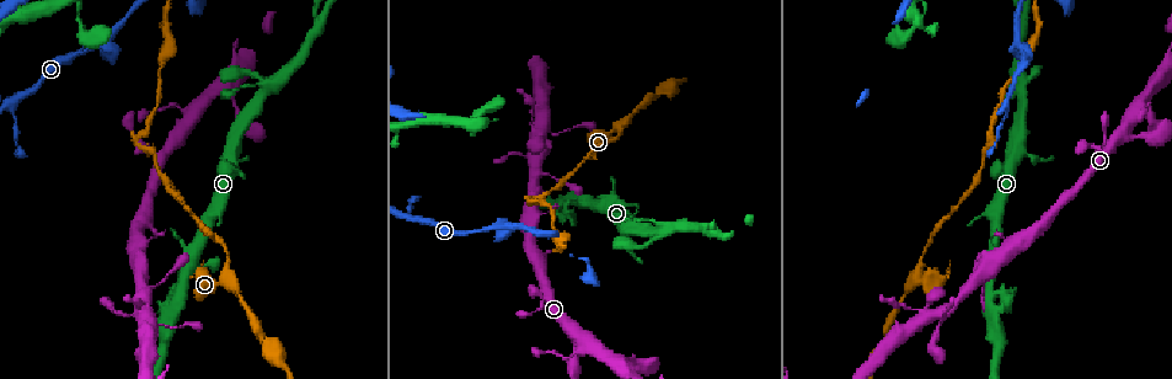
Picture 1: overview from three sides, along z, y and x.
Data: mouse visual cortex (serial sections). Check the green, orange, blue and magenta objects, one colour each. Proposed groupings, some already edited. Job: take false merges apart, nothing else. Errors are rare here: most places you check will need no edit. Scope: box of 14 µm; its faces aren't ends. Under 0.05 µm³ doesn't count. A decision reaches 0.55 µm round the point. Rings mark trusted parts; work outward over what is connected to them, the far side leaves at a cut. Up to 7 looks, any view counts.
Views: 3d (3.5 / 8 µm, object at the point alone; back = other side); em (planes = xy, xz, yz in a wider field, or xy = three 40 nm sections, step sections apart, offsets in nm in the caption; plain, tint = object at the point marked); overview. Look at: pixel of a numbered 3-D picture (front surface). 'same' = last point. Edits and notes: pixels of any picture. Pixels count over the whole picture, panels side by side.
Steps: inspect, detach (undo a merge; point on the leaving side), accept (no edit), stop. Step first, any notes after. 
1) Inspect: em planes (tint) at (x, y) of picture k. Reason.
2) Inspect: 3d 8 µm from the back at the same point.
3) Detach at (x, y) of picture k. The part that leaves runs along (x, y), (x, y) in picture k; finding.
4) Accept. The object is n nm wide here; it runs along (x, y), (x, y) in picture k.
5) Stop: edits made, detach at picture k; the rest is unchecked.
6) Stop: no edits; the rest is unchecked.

Inspect: 3d 3.5 µm at (1019, 152) of picture 1.

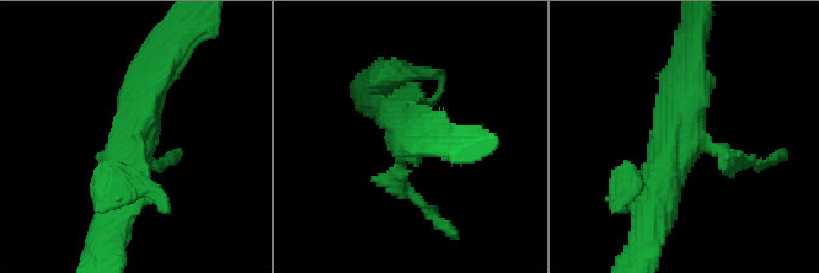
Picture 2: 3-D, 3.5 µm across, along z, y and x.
Inspect: em xy step 3 (tint) at (681, 133) of picture 2.

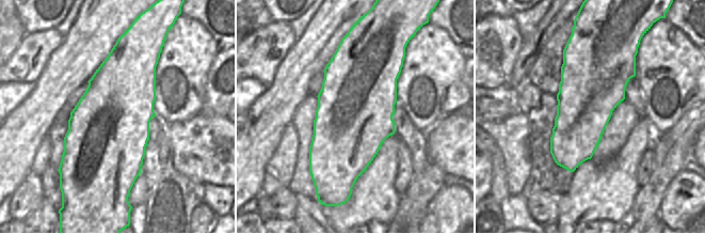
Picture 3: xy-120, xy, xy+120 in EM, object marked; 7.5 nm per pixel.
Accept. It runs along (113, 207), (143, 94), (170, 64) in picture 2; one cell here.

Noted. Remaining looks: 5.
Inspect: 3d 8 µm at (318, 25) of picture 1. Thin neck.

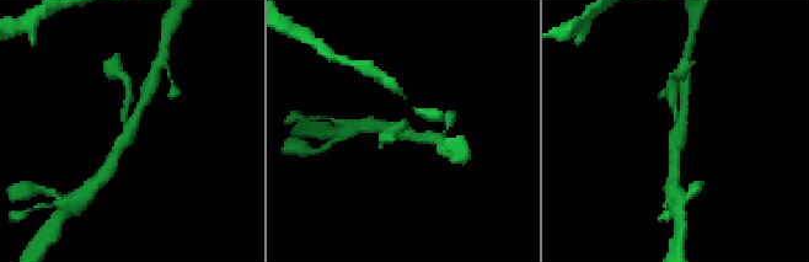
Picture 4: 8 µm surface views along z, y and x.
Inspect: em xy step 2 (tint) at (408, 133) of picture 4. 3 arms meet here; the arms are 200, 200, 300 nm wide; now the EM.

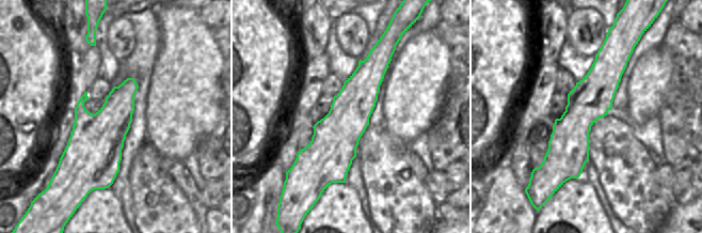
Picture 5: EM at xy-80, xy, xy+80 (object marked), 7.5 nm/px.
Accept. The object is 340 nm wide here; it runs along (376, 48), (326, 181) in picture 5; continuous, no second cell.

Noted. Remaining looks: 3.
Inspect: 3d 3.5 µm at (1022, 42) of picture 1. Two arms in line, one across.

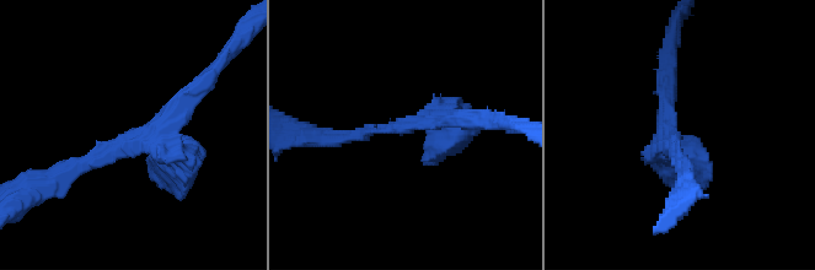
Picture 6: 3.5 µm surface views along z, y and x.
Inspect: em xy step 1 (tint) at (675, 138) of picture 6. 3 arms meet here; the arms are 150, 200, 400 nm wide; shape alone is not enough.

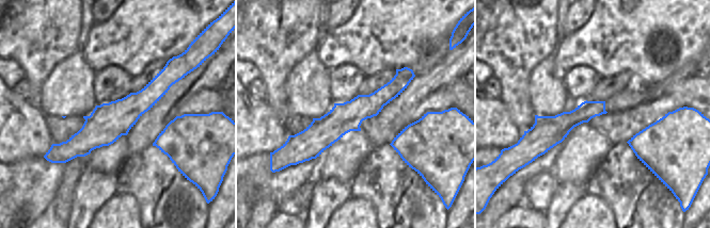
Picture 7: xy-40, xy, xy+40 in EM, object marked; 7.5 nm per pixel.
Accept. It runs along (60, 173), (121, 140), (162, 162) in picture 6; one cell here.

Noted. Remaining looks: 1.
Stop: no edits; the rest is unchecked.

